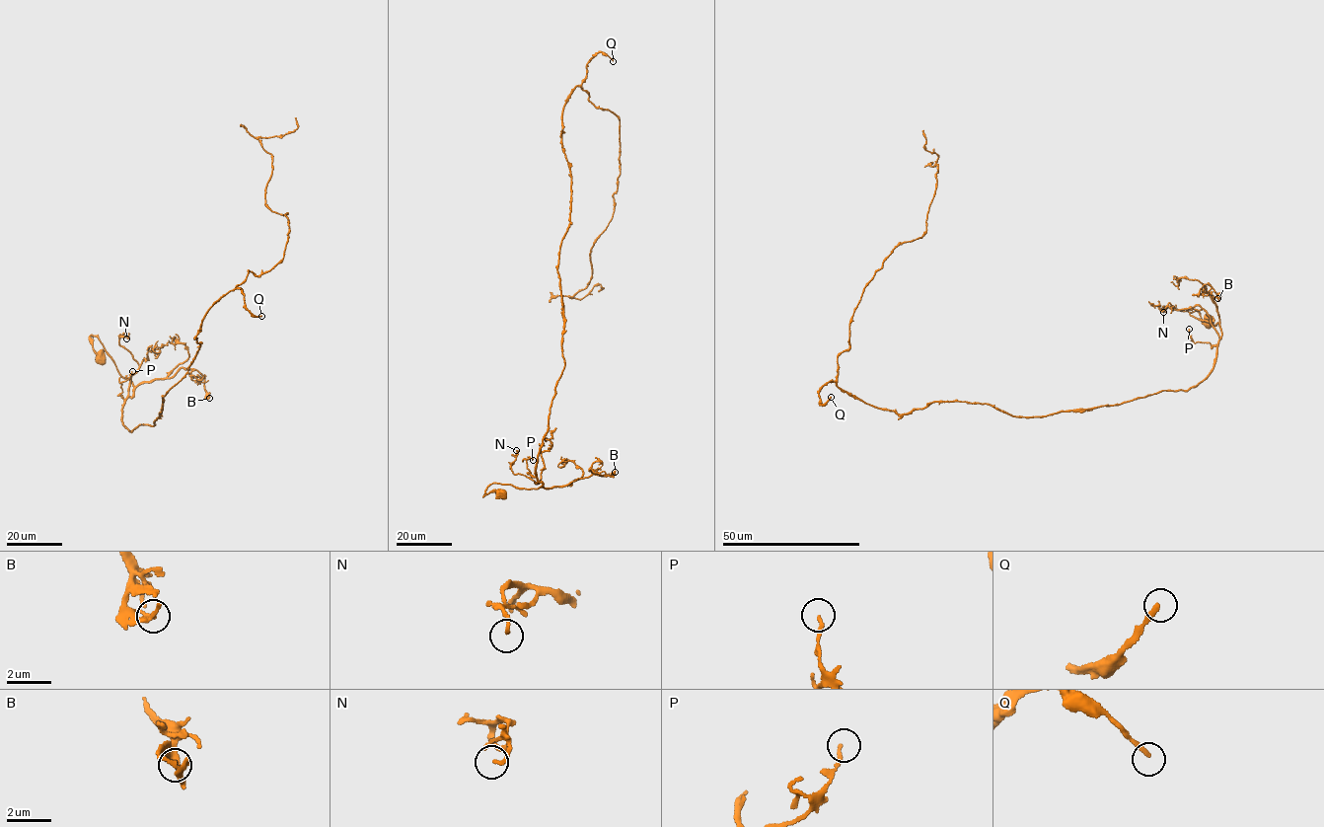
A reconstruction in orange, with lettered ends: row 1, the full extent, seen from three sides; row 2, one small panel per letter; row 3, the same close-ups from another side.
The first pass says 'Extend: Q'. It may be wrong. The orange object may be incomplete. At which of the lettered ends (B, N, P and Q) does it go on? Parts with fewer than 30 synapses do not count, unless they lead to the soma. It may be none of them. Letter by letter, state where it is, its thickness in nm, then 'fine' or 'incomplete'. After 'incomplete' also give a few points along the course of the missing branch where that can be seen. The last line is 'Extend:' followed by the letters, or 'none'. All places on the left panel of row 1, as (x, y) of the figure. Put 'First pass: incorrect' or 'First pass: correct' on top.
First pass: correct
B: (209, 398) | 280 nm | fine
N: (126, 338) | 150 nm | fine
P: (132, 371) | 160 nm | fine
Q: (261, 316) | 200 nm | incomplete
Extend: Q

